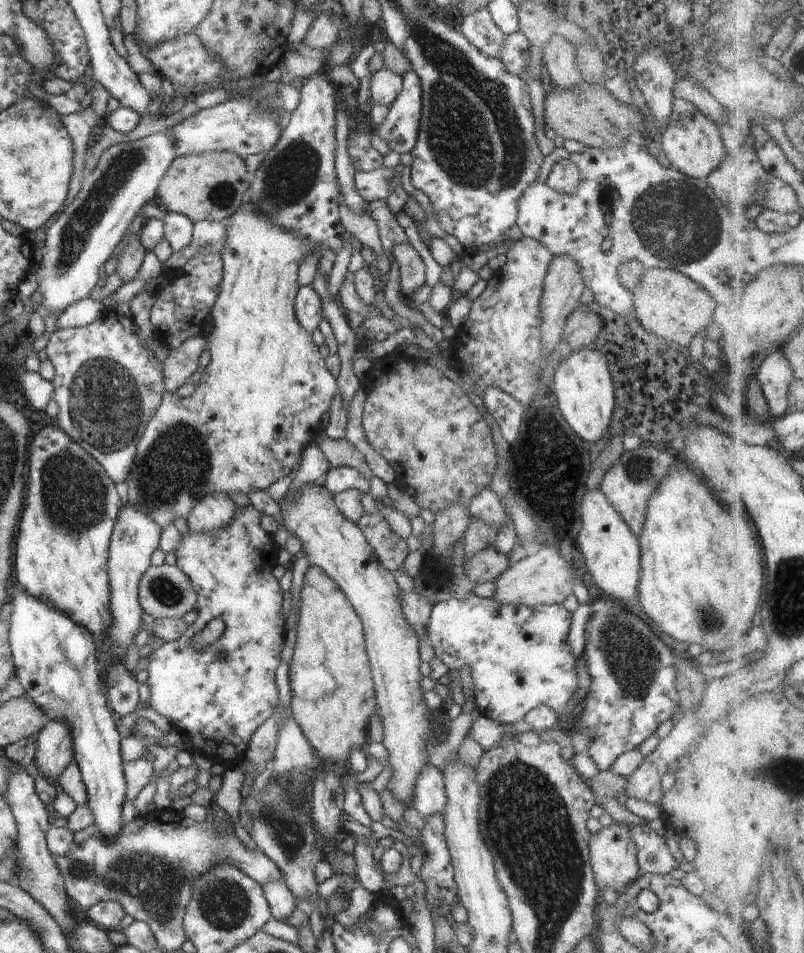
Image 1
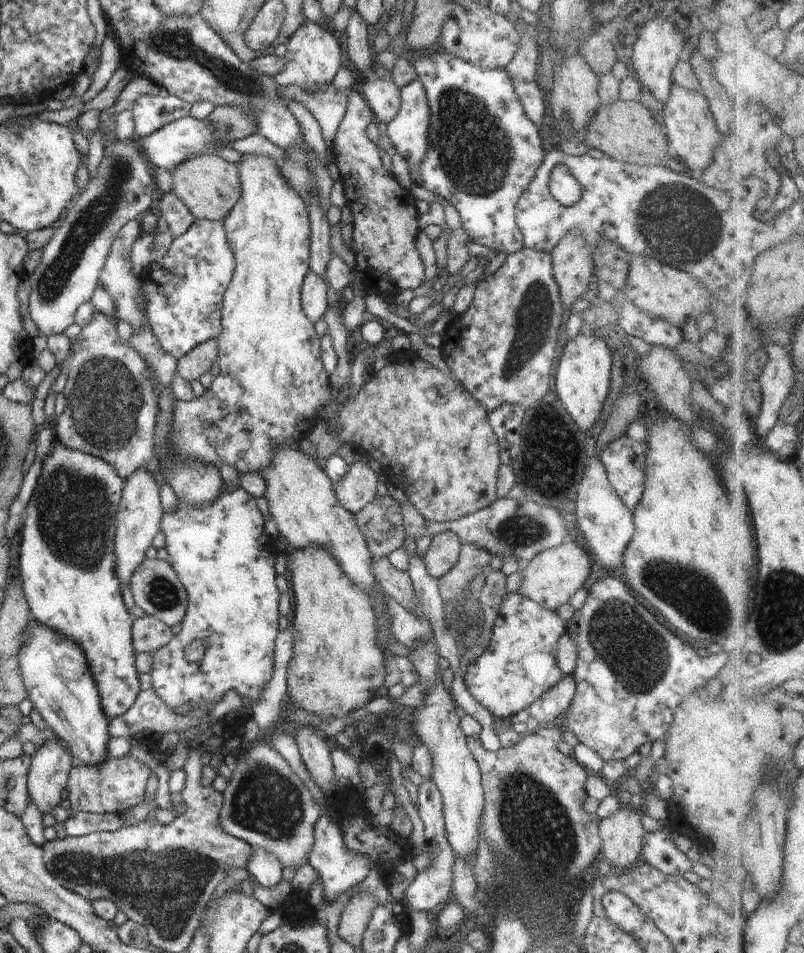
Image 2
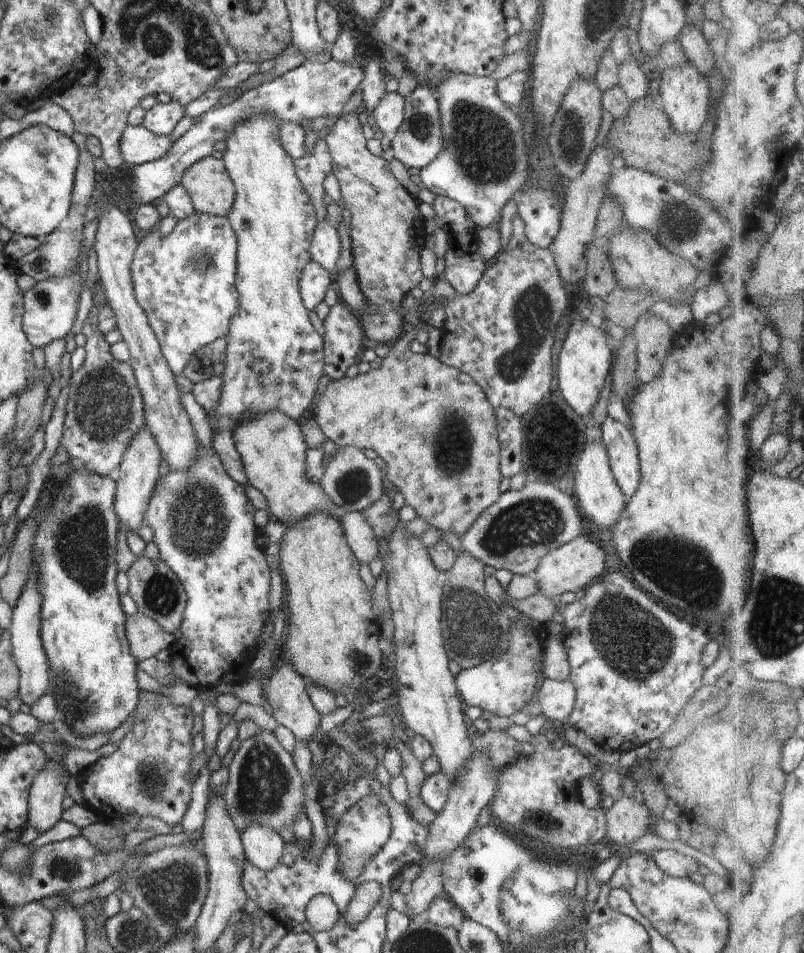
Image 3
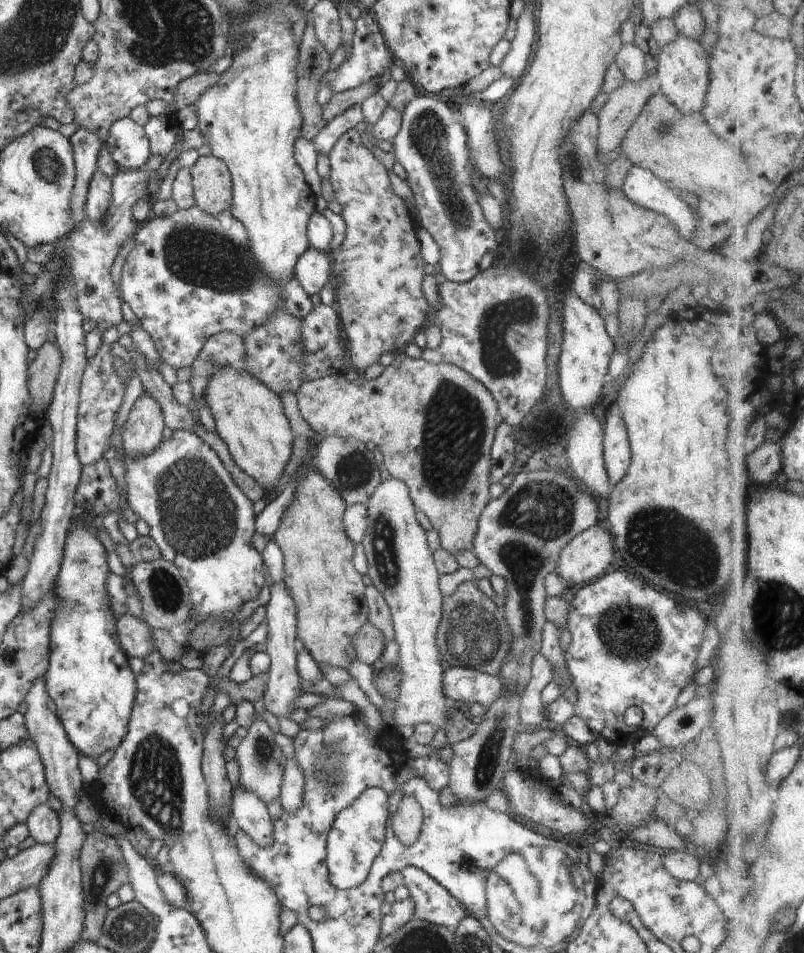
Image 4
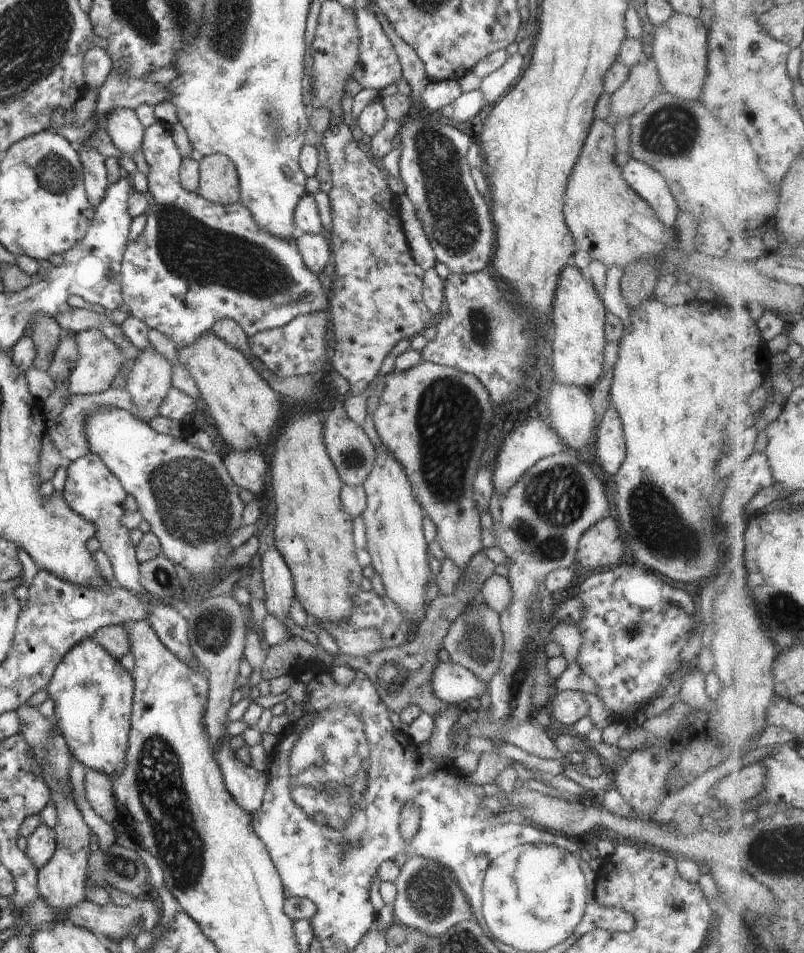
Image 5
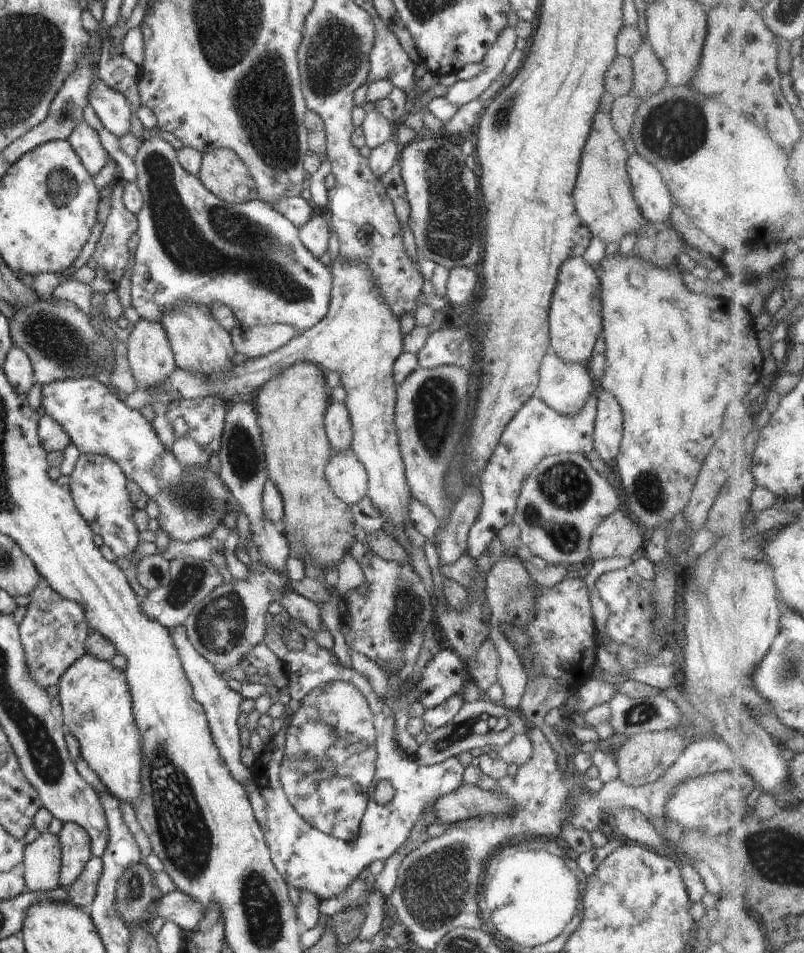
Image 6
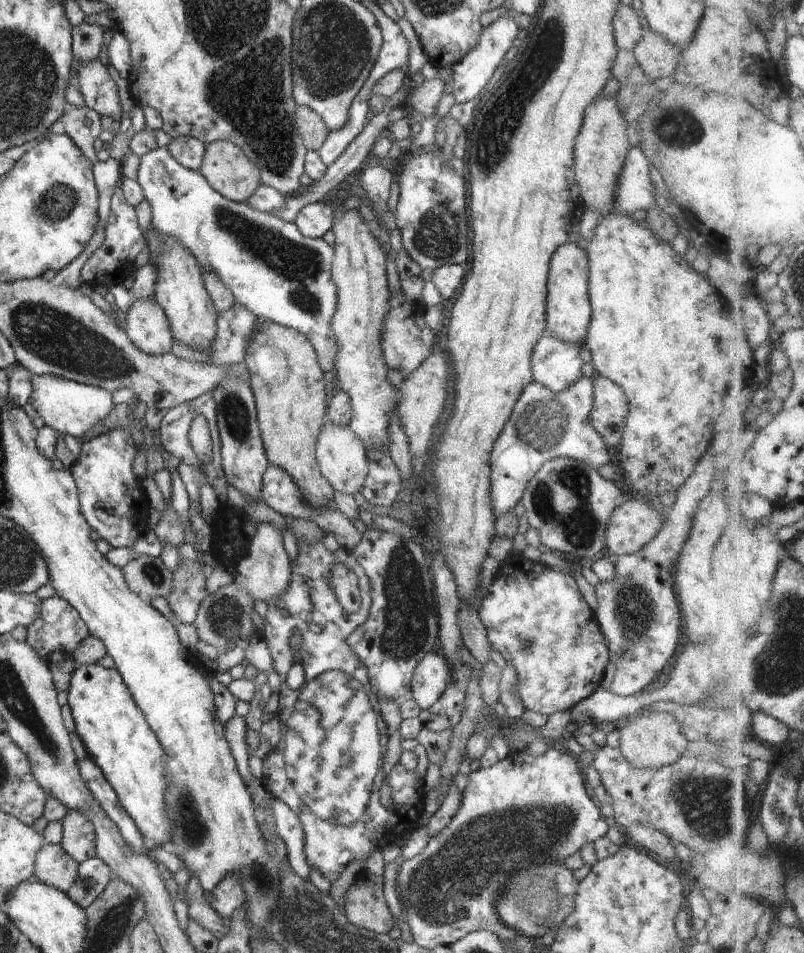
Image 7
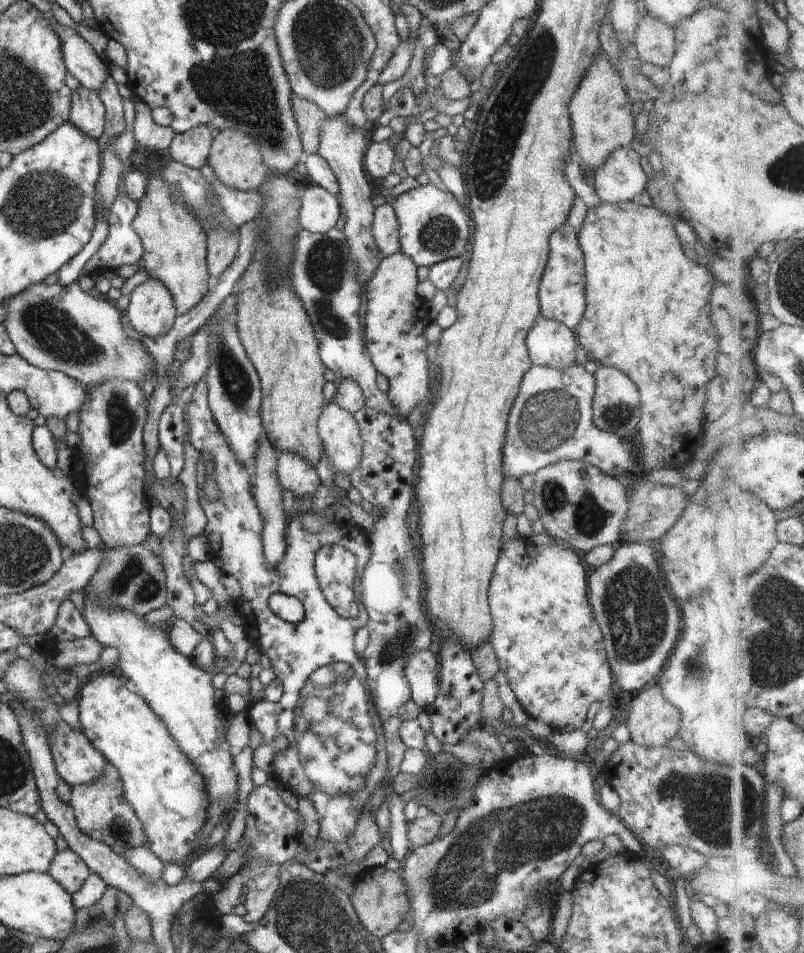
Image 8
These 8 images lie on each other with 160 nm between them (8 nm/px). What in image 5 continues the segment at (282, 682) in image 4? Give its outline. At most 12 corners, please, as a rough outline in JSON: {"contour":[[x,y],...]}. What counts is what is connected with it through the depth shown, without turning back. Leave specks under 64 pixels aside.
{"contour":[[276,547],[260,558],[265,604],[286,624],[295,586]]}

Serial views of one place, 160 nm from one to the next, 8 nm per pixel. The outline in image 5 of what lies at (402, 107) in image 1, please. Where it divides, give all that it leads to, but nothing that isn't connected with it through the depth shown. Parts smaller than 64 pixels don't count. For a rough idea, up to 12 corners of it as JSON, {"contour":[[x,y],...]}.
{"contour":[[408,115],[399,175],[437,262],[486,269],[496,234],[476,138]]}

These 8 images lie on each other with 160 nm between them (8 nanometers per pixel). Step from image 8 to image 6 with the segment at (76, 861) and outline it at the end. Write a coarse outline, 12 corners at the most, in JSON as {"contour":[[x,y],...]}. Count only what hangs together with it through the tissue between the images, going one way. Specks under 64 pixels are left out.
{"contour":[[48,830],[26,847],[30,892],[58,888],[59,836]]}

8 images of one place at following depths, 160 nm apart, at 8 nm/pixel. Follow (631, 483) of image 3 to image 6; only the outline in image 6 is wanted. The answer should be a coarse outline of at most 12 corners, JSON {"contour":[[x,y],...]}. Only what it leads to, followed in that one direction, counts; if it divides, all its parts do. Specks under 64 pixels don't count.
{"contour":[[611,392],[597,396],[593,443],[602,460],[618,454],[622,408]]}

